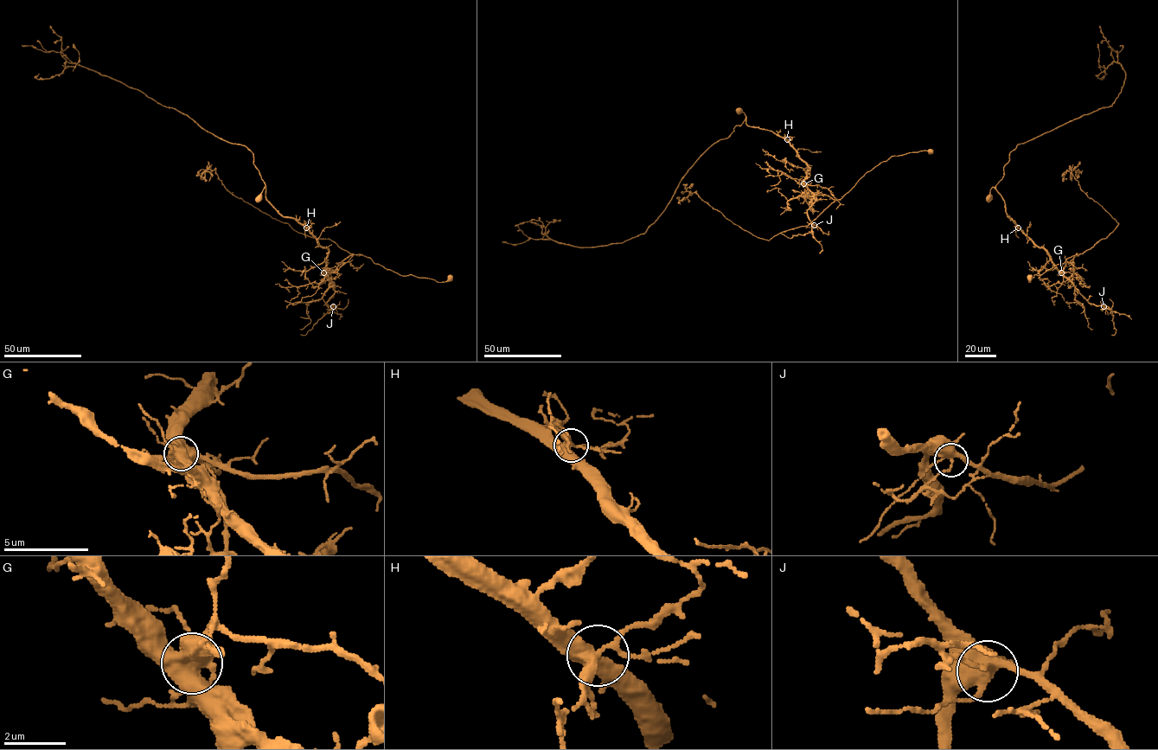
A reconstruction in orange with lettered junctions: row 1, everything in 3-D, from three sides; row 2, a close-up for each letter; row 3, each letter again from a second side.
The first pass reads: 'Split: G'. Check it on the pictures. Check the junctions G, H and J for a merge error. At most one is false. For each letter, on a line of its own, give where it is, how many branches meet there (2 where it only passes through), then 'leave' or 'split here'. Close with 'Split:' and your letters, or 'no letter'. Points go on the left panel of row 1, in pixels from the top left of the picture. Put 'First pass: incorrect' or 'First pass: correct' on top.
First pass: correct
G: at (323, 272); 6 branches meet; split here
H: at (306, 227); 5 branches meet; leave
J: at (333, 306); 5 branches meet; leave
Split: G

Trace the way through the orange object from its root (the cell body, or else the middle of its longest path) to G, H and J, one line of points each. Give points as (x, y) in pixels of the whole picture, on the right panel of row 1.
G: (988, 199), (993, 187), (1004, 201), (1007, 215), (1037, 246), (1046, 251), (1052, 263), (1061, 272)
H: (988, 199), (993, 187), (1004, 201), (1007, 215), (1018, 227)
J: (988, 199), (993, 187), (1004, 201), (1007, 215), (1037, 246), (1046, 251), (1054, 266), (1090, 303), (1103, 306)

